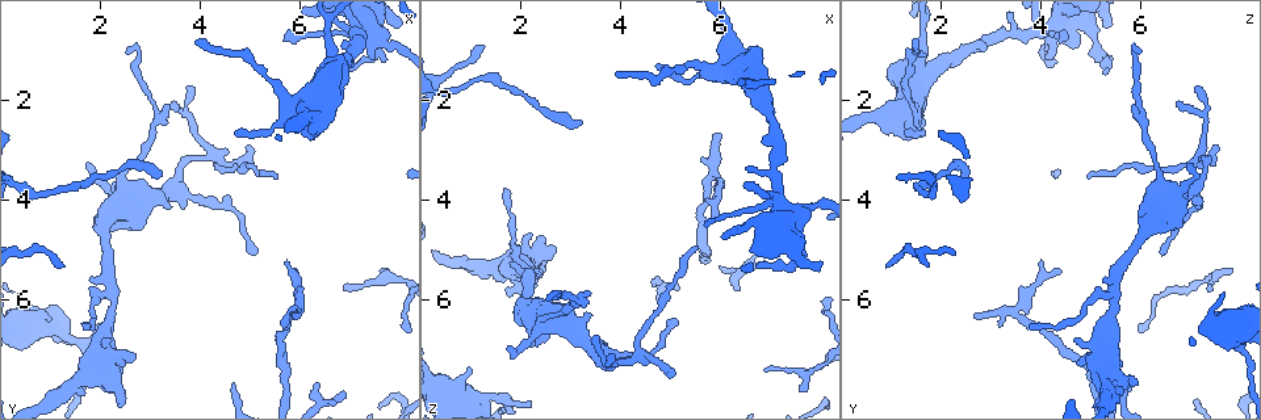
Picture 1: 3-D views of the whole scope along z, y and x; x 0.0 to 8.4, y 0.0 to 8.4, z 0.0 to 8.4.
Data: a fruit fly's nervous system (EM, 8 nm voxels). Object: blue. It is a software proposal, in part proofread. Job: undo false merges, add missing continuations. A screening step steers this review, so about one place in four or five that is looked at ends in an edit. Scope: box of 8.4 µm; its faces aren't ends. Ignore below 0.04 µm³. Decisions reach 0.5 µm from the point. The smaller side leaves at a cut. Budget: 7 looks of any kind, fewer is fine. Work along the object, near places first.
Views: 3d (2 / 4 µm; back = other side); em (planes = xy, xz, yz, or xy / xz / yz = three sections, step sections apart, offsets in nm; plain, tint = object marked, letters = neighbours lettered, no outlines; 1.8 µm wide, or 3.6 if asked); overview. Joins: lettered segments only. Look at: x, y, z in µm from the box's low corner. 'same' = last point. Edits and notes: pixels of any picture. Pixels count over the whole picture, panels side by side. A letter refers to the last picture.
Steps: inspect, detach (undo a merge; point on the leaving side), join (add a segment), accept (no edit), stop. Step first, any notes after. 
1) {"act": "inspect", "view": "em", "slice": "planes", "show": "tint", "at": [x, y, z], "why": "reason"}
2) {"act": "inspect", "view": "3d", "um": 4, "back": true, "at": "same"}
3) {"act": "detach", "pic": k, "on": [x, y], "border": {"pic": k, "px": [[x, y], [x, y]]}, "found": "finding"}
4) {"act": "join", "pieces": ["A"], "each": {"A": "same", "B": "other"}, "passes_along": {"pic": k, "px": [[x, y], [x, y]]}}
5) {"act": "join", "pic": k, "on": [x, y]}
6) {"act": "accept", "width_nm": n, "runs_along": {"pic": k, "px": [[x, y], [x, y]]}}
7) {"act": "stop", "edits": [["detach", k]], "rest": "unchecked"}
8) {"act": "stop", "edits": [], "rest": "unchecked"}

{"act": "inspect", "view": "em", "slice": "yz", "step": 16, "show": "letters", "at": [0.75, 6.50, 8.00], "why": "calibre changes"}

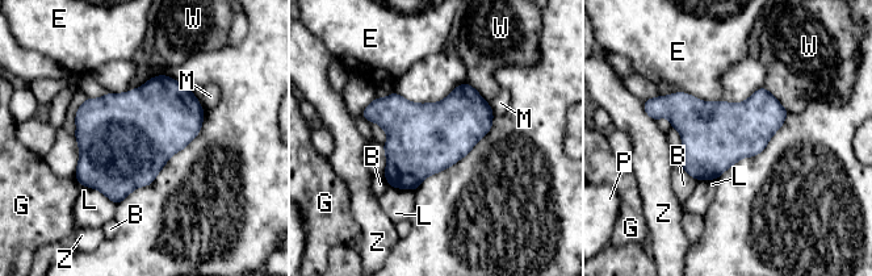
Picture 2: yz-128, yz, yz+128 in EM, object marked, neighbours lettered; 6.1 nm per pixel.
{"act": "inspect", "view": "em", "slice": "planes", "show": "letters", "at": "same"}

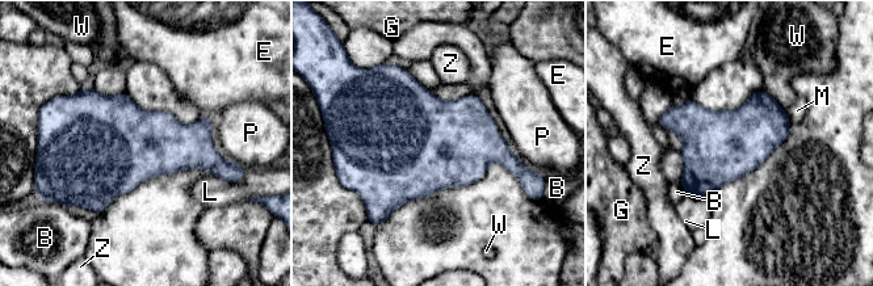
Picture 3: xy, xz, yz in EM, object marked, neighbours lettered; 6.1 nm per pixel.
{"act": "accept", "each": {"B": "other", "E": "other", "G": "other", "L": "other", "M": "other", "P": "other", "W": "other", "Z": "other"}, "border": {"pic": 3, "px": [[206, 116], [212, 120]]}, "found": "all the same neuron"}

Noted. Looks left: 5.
{"act": "inspect", "view": "em", "slice": "planes", "show": "letters", "at": [7.20, 0.65, 4.10], "why": "calibre changes"}

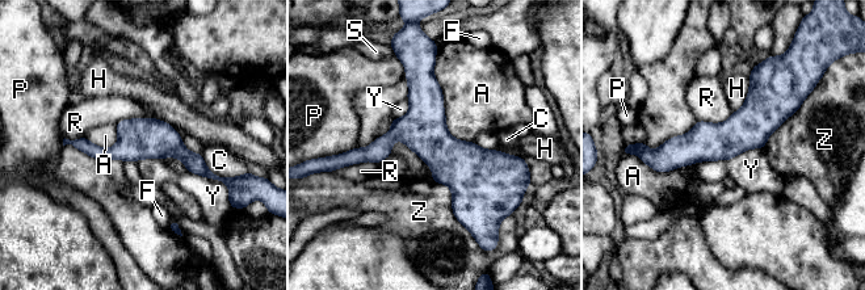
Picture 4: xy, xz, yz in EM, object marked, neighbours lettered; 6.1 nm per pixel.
{"act": "accept", "each": {"A": "other", "C": "other", "F": "other", "H": "other", "P": "other", "R": "other", "S": "other", "Y": "other", "Z": "other"}, "border": {"pic": 4, "px": [[763, 148], [692, 164]]}, "found": "one neuron here"}

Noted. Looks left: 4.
{"act": "inspect", "view": "3d", "um": 4, "at": [6.60, 1.60, 1.60], "why": "side arm on a straight run"}

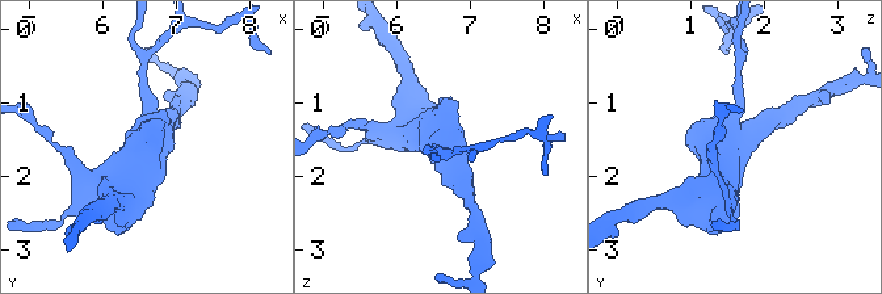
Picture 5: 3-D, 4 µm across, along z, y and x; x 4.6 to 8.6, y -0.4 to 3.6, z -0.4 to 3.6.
{"act": "inspect", "view": "em", "um": 3.6, "slice": "planes", "show": "letters", "at": [6.65, 1.65, 1.65], "why": "need the tissue"}

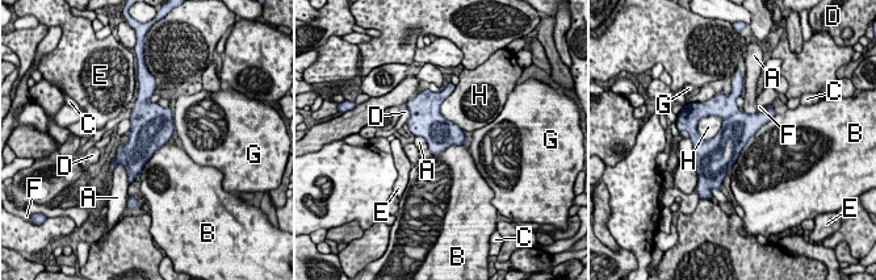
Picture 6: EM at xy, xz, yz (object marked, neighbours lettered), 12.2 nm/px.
{"act": "accept", "each": {"A": "other", "B": "other", "C": "other", "D": "other", "E": "other", "F": "other", "G": "other", "H": "other"}, "border": {"pic": 6, "px": [[775, 113], [746, 142], [729, 168]]}, "found": "continuous, no second neuron"}

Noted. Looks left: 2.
{"act": "stop", "edits": [], "rest": "unchecked"}

